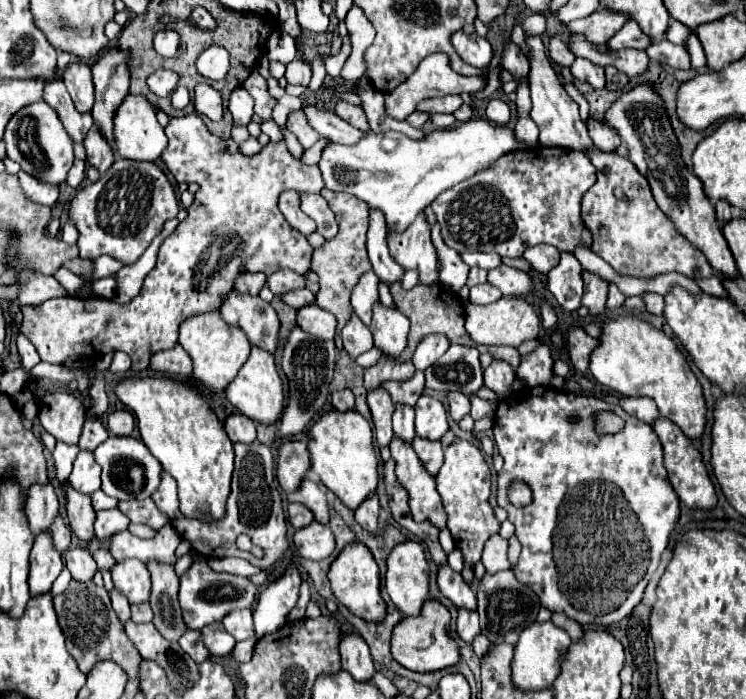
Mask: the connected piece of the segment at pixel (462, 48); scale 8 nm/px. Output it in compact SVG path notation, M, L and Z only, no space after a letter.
M457 30L451 36L451 44L455 52L471 66L481 68L491 62L491 44L477 34L465 34L463 30Z

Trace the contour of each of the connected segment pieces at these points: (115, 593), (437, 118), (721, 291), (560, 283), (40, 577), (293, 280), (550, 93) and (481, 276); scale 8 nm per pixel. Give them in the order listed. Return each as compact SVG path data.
M113 588L113 590L109 590L109 596L111 596L111 604L113 604L113 610L117 612L119 620L121 620L121 622L127 622L127 620L131 618L127 598L125 598L119 590L115 590L115 588Z
M431 114L431 122L439 129L451 128L457 124L453 114Z
M712 275L705 279L694 278L693 280L704 292L707 292L708 294L721 298L729 298L729 295L718 276Z
M561 252L561 262L549 272L549 292L555 296L563 310L577 310L583 298L581 264L569 252Z
M49 532L37 534L31 550L31 570L29 570L31 596L49 592L61 570L63 570L63 560L53 546L51 534Z
M275 270L271 276L267 276L267 286L275 296L285 294L287 290L305 288L305 278L293 270Z
M541 36L527 38L527 46L531 50L531 72L529 72L529 88L531 88L531 118L539 126L539 144L541 146L559 146L559 148L569 148L569 150L585 150L593 146L585 122L579 118L579 108L577 104L567 96L561 80L557 78L549 58L545 56L545 46Z
M471 268L469 270L469 278L467 278L467 286L473 288L477 284L485 284L487 282L487 270L481 270L481 268Z

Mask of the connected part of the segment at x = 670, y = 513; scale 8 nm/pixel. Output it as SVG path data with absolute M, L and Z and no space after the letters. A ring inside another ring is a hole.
M523 386L521 390L501 398L501 402L497 404L497 410L495 410L495 426L493 426L493 436L495 436L495 446L499 450L499 454L503 456L505 464L503 464L503 470L499 472L499 492L497 492L497 502L499 506L503 506L507 512L509 512L509 520L515 524L517 532L515 536L519 538L523 550L521 550L521 556L519 556L519 564L513 568L513 572L517 574L517 580L519 582L525 582L531 590L535 590L535 594L539 596L541 604L547 606L551 612L563 612L567 614L569 618L573 618L575 622L579 624L589 624L589 626L611 626L611 624L617 624L619 620L623 620L625 616L629 616L633 612L633 608L641 602L643 598L643 592L645 592L645 586L651 578L651 574L655 572L655 568L659 566L659 560L661 560L661 554L663 550L667 548L669 544L669 534L673 532L675 524L677 524L677 518L679 518L679 498L667 478L667 470L663 466L663 448L661 448L661 442L657 438L657 434L653 434L651 426L641 422L639 418L633 418L629 414L625 414L617 404L609 404L609 402L603 402L603 400L595 400L595 398L583 398L583 396L575 396L575 394L569 394L569 392L559 392L551 386L537 386L537 388L529 388L529 386ZM601 410L607 410L607 412L613 412L617 416L621 416L625 420L625 428L617 434L599 434L595 430L595 424L593 424L593 418L597 412ZM571 416L579 416L581 420L579 422L571 422ZM513 482L525 482L531 492L533 492L533 500L531 504L523 506L523 508L515 508L507 494L509 494L509 486Z

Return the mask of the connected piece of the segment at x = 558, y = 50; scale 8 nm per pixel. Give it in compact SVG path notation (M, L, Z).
M553 36L553 38L549 40L547 50L549 50L549 56L551 56L551 60L553 60L555 64L559 64L559 66L571 66L571 64L573 64L573 54L569 54L567 46L565 46L557 36Z

